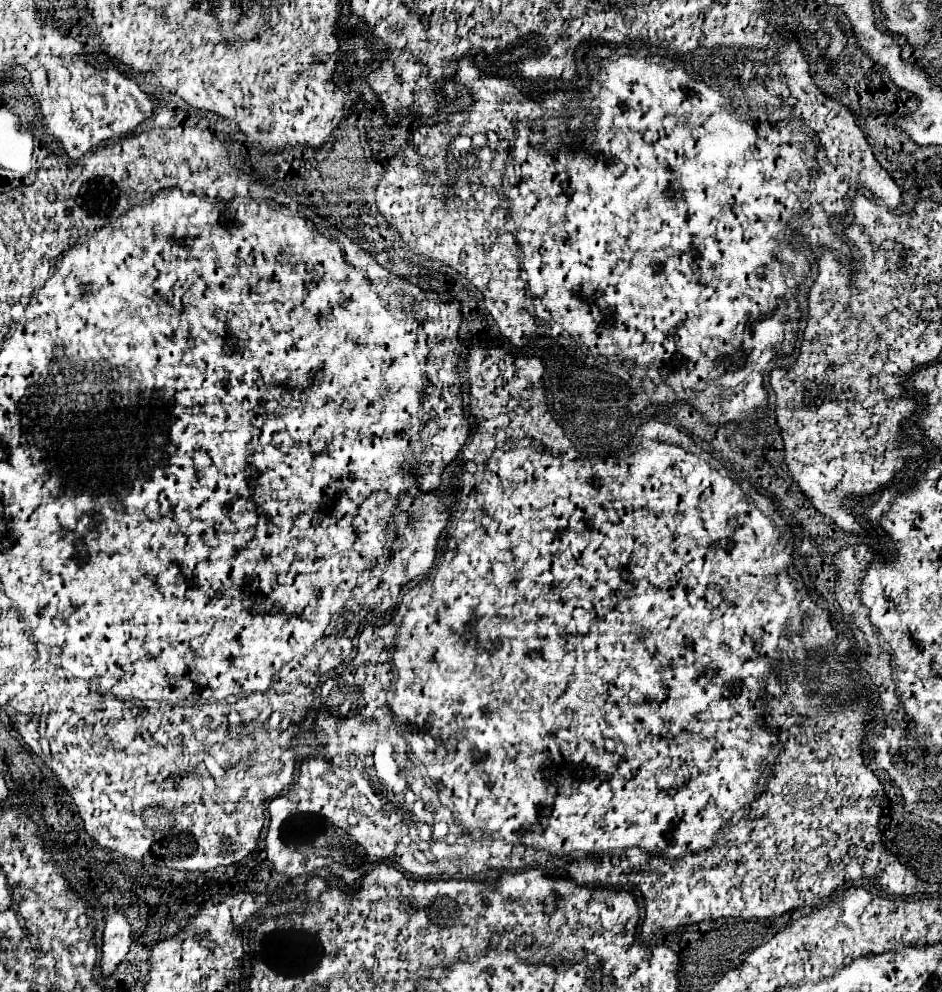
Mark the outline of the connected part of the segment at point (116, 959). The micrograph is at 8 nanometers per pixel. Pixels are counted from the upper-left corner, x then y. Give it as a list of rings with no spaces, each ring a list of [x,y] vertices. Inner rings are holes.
[[[114,909],[112,915],[106,919],[106,929],[102,935],[100,967],[104,975],[112,975],[116,971],[118,963],[126,957],[130,943],[132,943],[132,925],[120,909]]]

